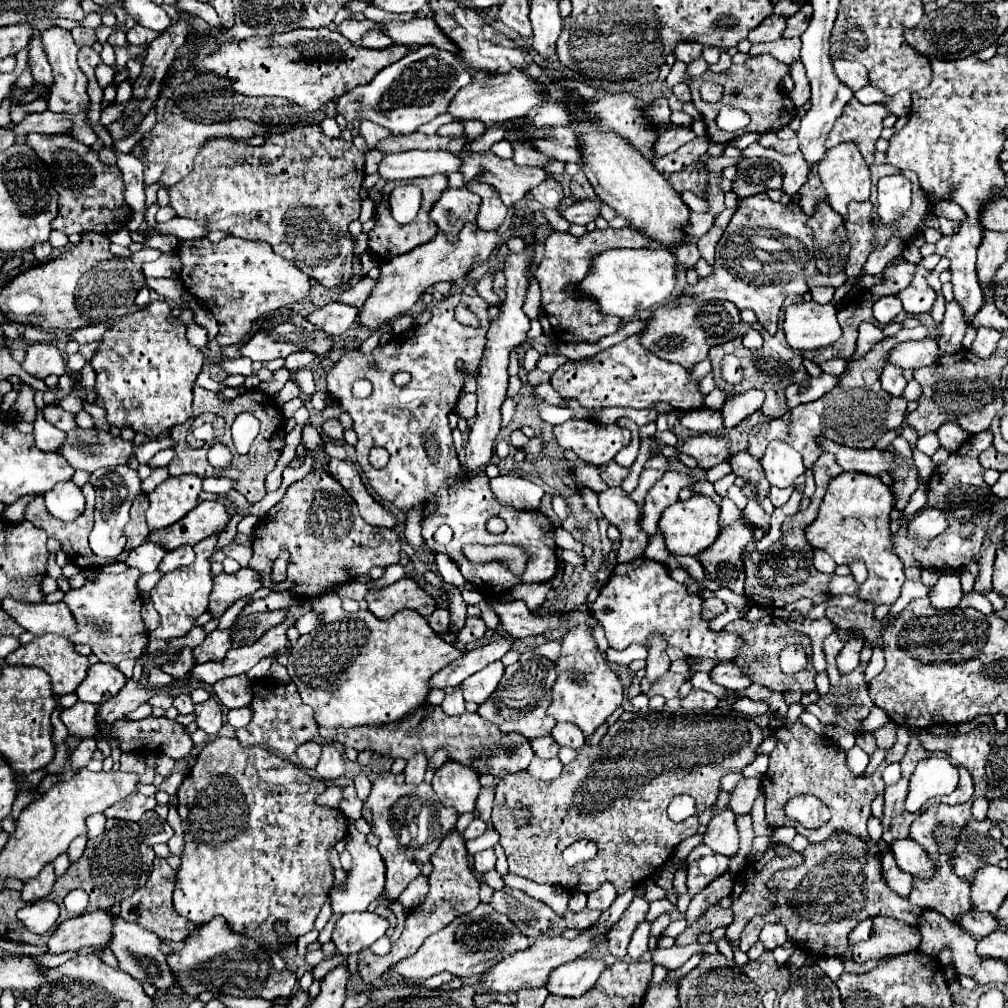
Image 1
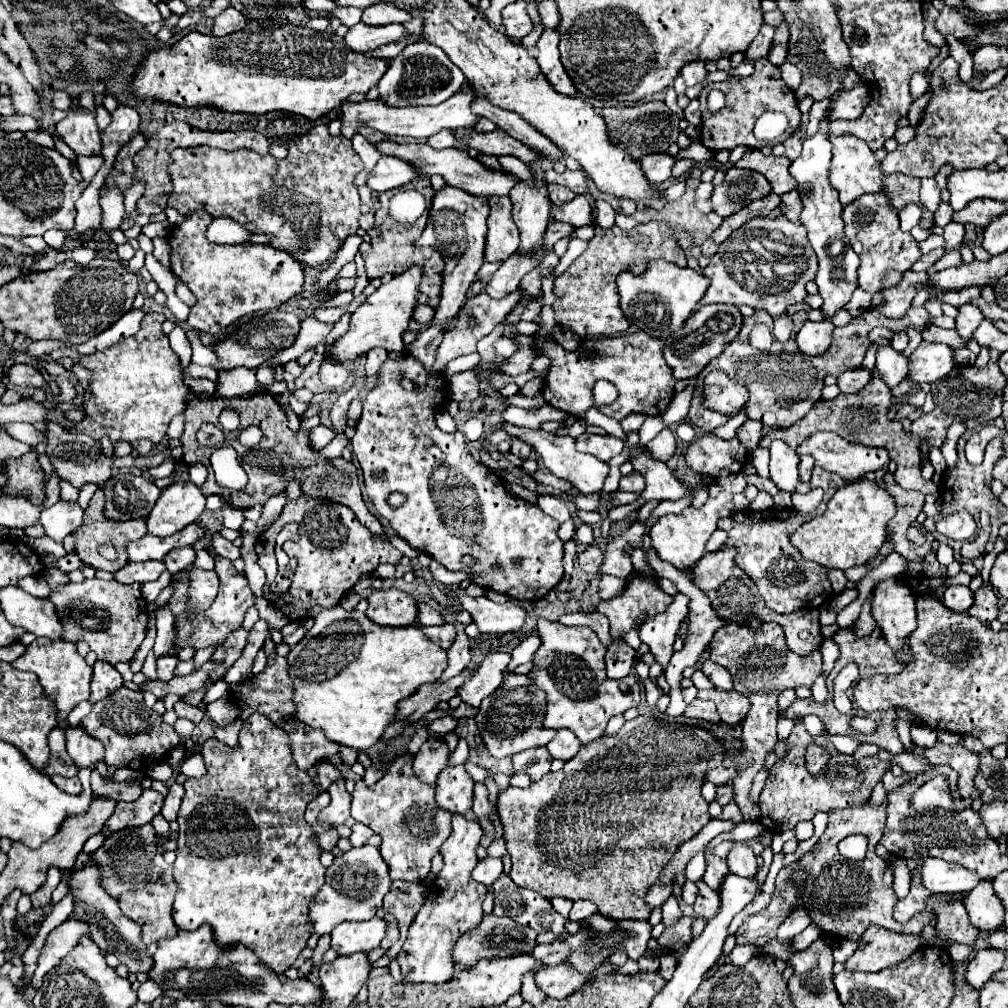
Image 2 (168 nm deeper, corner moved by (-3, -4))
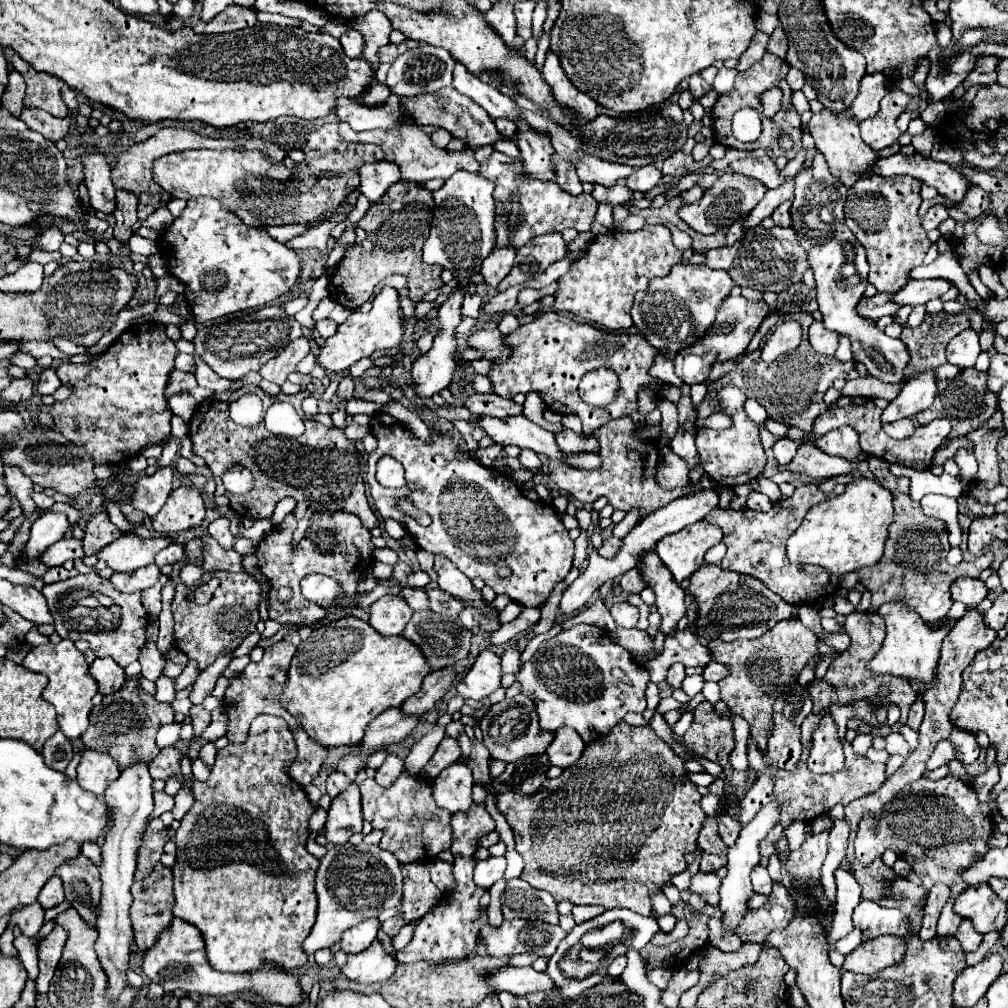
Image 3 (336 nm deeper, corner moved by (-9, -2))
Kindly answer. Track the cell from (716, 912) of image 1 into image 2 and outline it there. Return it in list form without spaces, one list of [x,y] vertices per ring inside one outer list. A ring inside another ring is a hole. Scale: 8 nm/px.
[[[698,882],[698,898],[694,902],[694,912],[696,916],[702,916],[706,920],[710,920],[714,912],[718,912],[718,892],[714,892],[704,882]]]

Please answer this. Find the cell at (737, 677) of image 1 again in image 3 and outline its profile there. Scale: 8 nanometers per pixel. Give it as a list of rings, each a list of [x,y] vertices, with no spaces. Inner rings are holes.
[[[686,628],[684,632],[674,632],[668,640],[664,640],[664,654],[660,654],[654,662],[650,662],[650,680],[654,684],[662,682],[666,678],[666,670],[672,664],[684,664],[684,666],[708,666],[712,662],[710,652],[706,646],[698,642],[696,636]]]

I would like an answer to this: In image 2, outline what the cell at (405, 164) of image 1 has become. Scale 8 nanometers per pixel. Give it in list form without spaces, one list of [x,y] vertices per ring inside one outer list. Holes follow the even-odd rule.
[[[382,156],[378,160],[378,164],[374,166],[374,170],[370,172],[366,186],[372,192],[386,192],[386,190],[394,190],[394,188],[398,188],[414,178],[418,178],[414,168],[410,168],[408,164],[404,164],[398,158]]]

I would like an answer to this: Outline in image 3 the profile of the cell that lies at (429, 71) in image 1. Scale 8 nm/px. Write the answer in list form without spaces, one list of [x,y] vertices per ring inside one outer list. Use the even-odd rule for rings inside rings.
[[[420,44],[412,50],[406,50],[402,56],[394,60],[394,64],[388,70],[386,84],[392,94],[404,96],[404,98],[414,98],[420,94],[436,94],[442,88],[452,84],[452,72],[454,72],[454,58],[448,54],[448,50],[440,46],[430,46],[430,44]]]

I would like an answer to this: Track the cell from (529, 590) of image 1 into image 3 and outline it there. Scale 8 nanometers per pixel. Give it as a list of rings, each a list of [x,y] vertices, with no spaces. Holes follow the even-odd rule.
[[[578,624],[572,626],[570,630],[564,630],[556,634],[554,638],[546,640],[544,646],[532,656],[530,662],[526,662],[516,676],[516,680],[522,684],[522,692],[528,694],[536,702],[536,712],[540,716],[540,728],[542,730],[558,730],[560,726],[570,726],[574,728],[582,740],[594,742],[596,738],[608,734],[624,718],[626,712],[644,712],[646,710],[646,684],[650,680],[648,670],[640,664],[634,662],[632,654],[624,650],[622,646],[614,644],[606,630],[598,626],[588,626],[588,624]]]

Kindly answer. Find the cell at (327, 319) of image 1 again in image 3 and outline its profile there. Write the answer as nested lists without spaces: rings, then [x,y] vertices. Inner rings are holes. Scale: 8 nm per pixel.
[[[306,336],[292,340],[278,356],[274,356],[272,360],[268,360],[262,368],[260,368],[260,376],[264,380],[276,382],[276,384],[284,384],[288,374],[296,370],[298,362],[304,360],[310,354],[310,340]]]

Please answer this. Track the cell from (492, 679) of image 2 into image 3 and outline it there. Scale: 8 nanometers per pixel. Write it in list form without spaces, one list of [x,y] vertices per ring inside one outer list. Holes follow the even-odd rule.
[[[482,650],[472,664],[470,672],[458,682],[458,694],[462,698],[472,698],[472,700],[484,700],[488,698],[502,680],[502,666],[500,666],[500,656]]]

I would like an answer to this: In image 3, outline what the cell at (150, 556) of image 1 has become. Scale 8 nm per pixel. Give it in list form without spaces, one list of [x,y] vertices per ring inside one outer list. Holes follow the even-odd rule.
[[[148,564],[140,570],[134,572],[122,572],[122,574],[112,574],[110,582],[120,590],[120,592],[140,592],[150,586],[154,586],[160,578],[160,568],[156,564]]]

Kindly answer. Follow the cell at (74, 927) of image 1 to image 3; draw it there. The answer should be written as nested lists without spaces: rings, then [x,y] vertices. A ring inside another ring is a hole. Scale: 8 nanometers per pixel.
[[[54,926],[54,930],[38,944],[40,974],[36,978],[36,990],[40,994],[48,992],[48,984],[52,980],[50,976],[54,976],[54,970],[60,962],[60,954],[62,954],[66,940],[68,940],[68,934],[64,934],[64,930],[60,930],[60,926]]]

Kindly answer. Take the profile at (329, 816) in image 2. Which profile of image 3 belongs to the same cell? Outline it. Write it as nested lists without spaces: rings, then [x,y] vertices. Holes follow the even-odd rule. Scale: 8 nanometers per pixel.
[[[350,784],[350,788],[332,800],[324,836],[332,844],[344,844],[352,834],[362,830],[362,822],[364,818],[360,810],[360,790],[356,784]]]

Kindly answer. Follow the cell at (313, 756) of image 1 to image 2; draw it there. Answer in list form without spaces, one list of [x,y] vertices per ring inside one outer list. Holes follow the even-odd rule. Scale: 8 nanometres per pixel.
[[[330,762],[318,764],[318,780],[320,780],[322,790],[328,790],[330,782],[332,782],[332,780],[336,782],[338,778],[340,778],[340,772],[338,772],[338,768],[336,768],[334,764],[330,764]]]

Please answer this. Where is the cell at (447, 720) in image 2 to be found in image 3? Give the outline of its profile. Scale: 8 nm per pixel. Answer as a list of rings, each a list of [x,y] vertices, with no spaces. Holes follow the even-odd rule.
[[[434,726],[428,734],[424,734],[410,750],[408,758],[404,760],[406,762],[406,770],[410,774],[418,774],[426,764],[428,760],[432,758],[432,754],[436,752],[436,746],[442,742],[442,738],[446,736],[446,730],[442,726]]]

